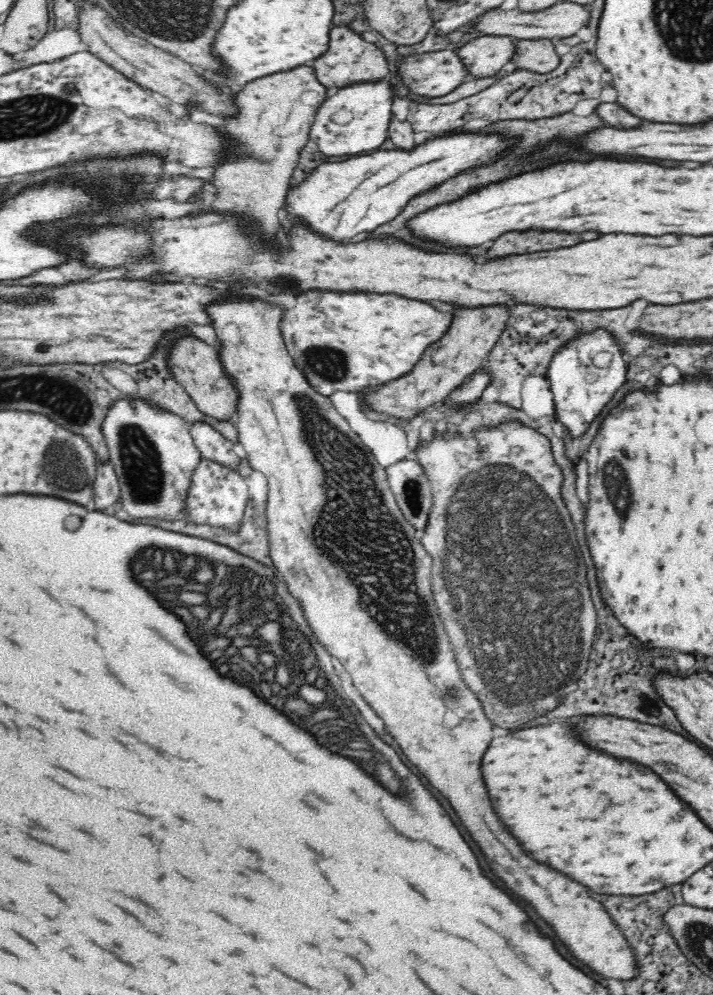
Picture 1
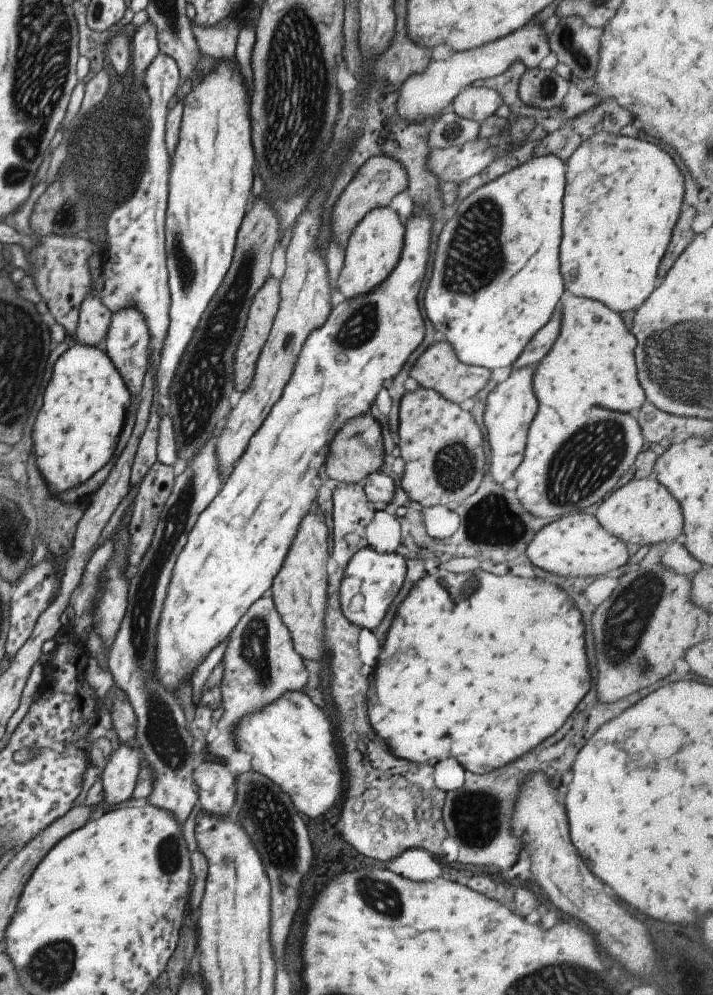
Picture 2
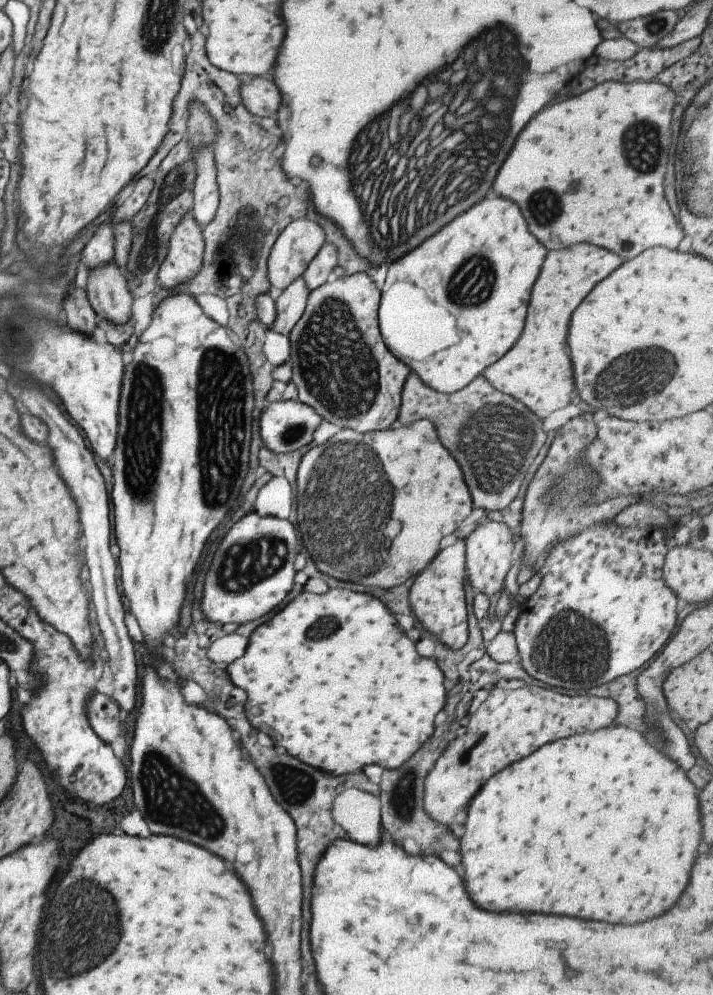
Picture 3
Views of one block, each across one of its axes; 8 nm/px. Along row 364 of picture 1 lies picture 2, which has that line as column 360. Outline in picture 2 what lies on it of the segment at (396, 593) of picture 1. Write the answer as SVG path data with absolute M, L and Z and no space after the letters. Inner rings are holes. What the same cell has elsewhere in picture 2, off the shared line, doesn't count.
M389 206L372 209L358 223L354 232L350 235L349 241L345 246L344 265L340 272L337 287L346 299L354 299L362 294L368 294L372 288L382 284L390 273L396 268L401 257L403 244L405 241L405 226L398 219L398 214Z

